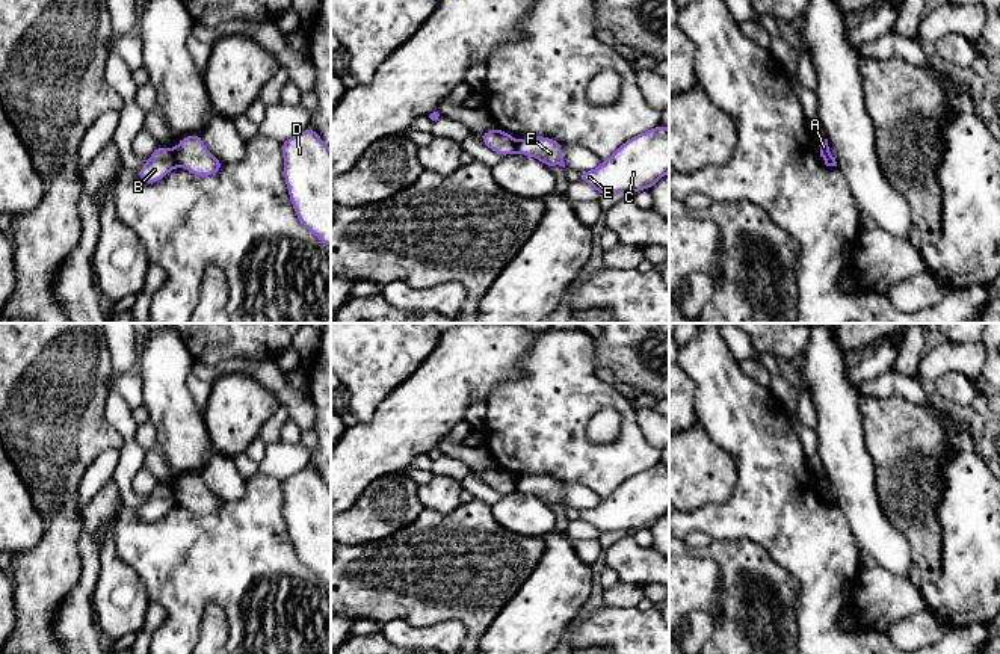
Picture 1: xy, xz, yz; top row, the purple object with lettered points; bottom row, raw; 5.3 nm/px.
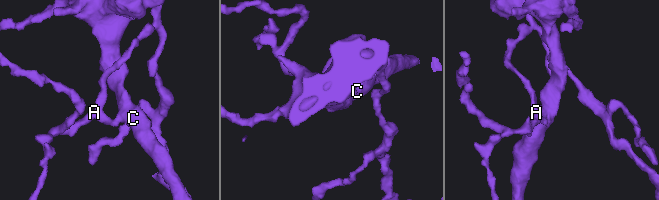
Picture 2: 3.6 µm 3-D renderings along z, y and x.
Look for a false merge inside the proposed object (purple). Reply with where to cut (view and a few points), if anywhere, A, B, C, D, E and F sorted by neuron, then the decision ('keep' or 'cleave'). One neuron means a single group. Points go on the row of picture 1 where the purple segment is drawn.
cut xy (174, 150), (179, 165); groups A C D E F / B; cleave

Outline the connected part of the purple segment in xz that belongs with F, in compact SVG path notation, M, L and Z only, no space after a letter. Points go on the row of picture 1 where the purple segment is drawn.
M533 136L518 140L515 143L515 153L532 156L548 168L553 168L556 165L565 168L562 157L562 143L545 136Z

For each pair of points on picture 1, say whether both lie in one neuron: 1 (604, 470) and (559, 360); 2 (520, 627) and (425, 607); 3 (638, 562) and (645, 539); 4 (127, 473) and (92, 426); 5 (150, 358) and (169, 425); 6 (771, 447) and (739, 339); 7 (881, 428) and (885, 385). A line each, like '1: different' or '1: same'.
1: same
2: different
3: different
4: different
5: same
6: different
7: different

